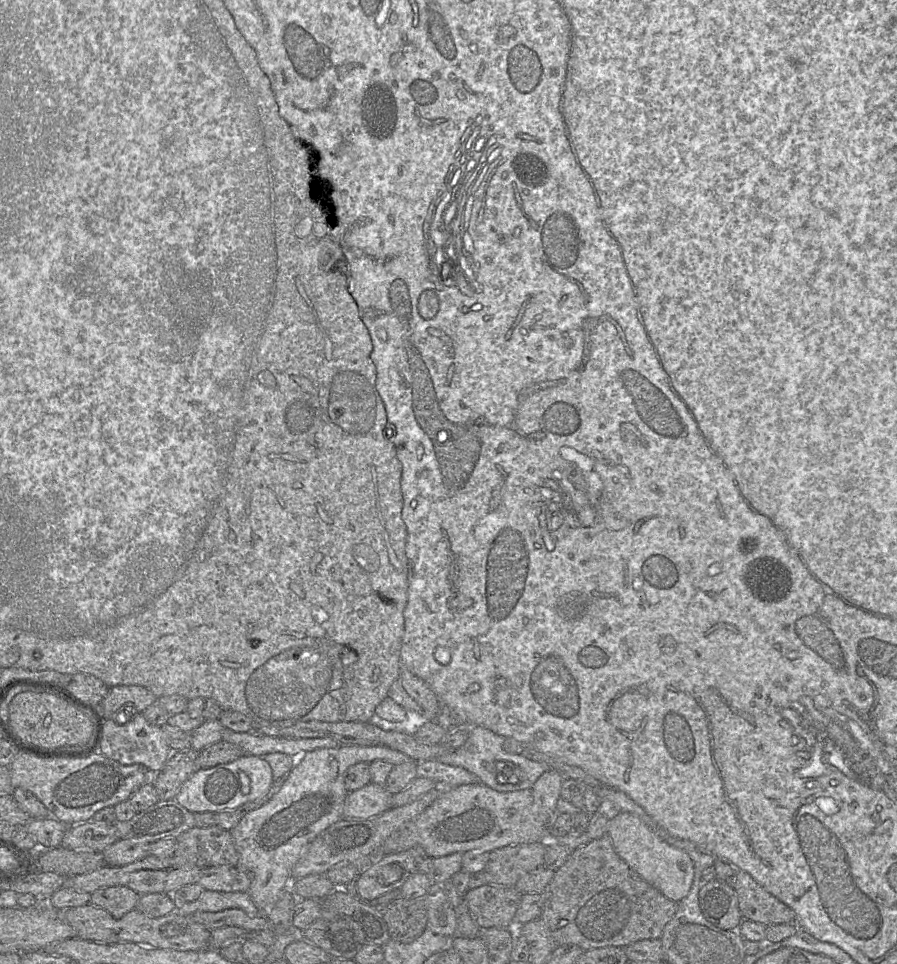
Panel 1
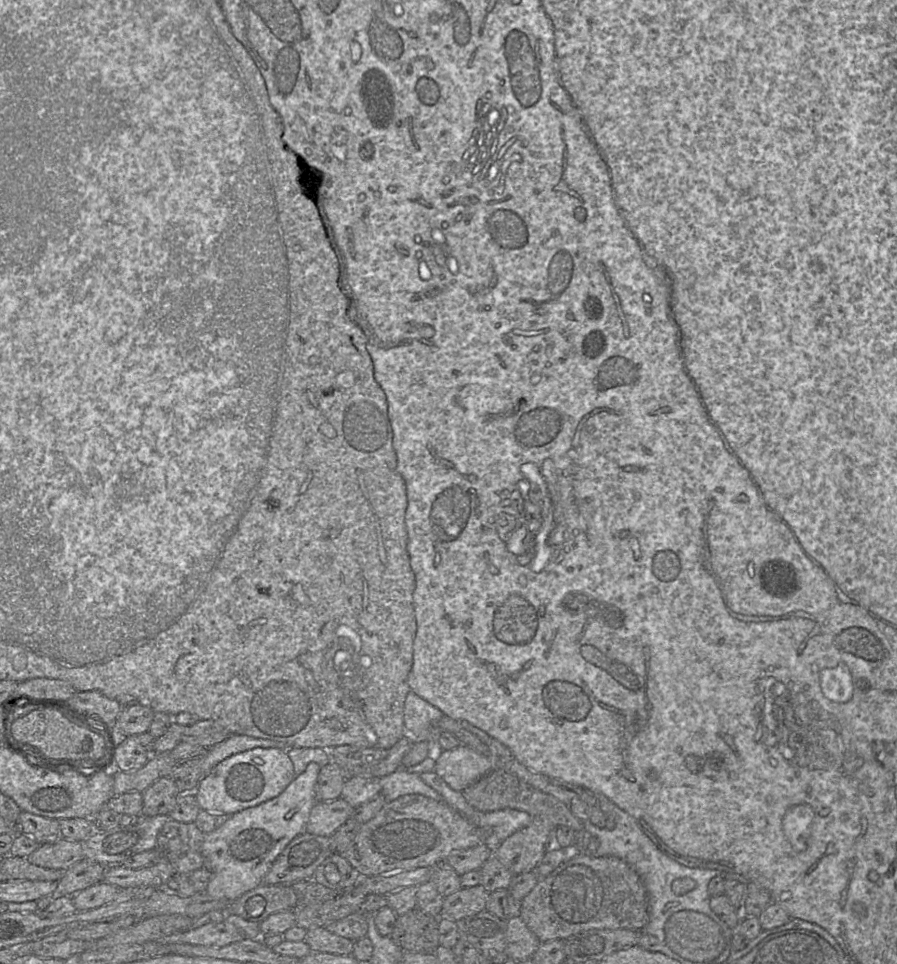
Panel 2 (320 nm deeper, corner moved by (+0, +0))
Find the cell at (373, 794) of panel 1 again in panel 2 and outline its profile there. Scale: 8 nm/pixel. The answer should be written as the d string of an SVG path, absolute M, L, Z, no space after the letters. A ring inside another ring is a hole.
M343 798L316 802L311 809L305 832L330 837L352 816L353 808Z

